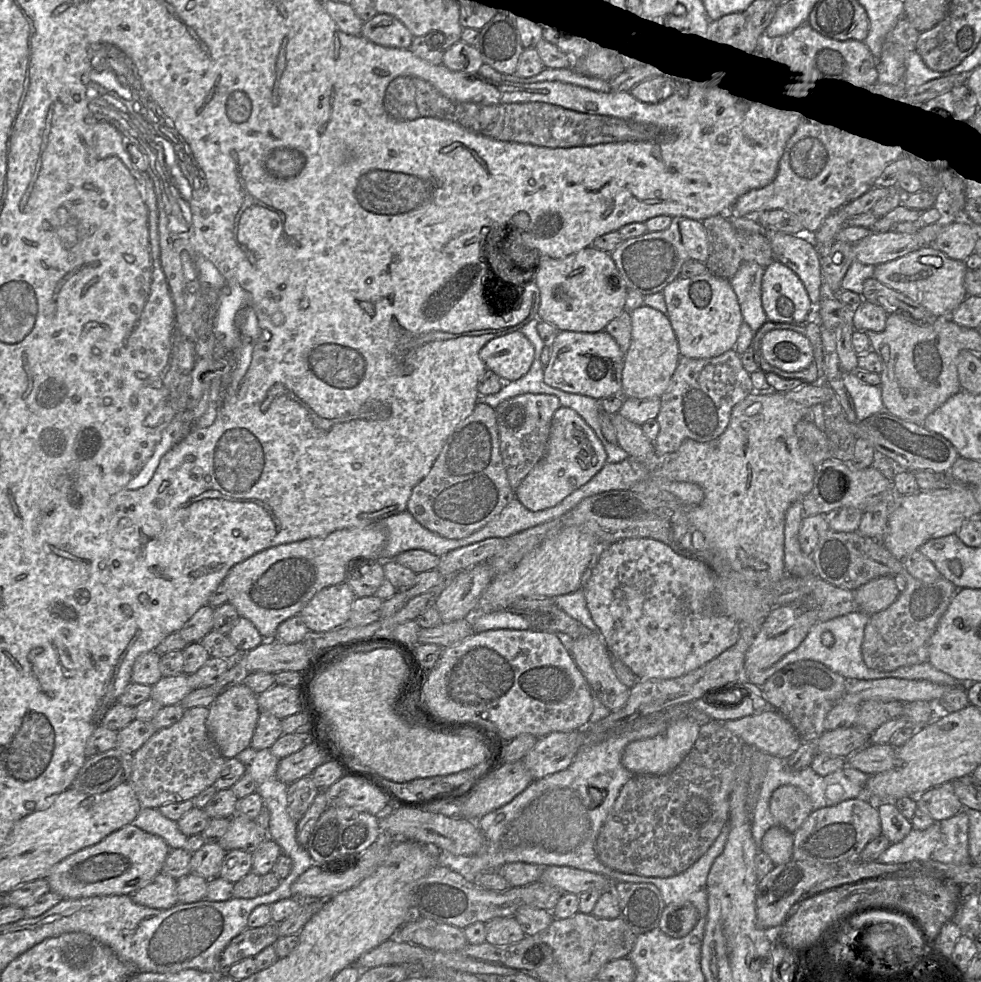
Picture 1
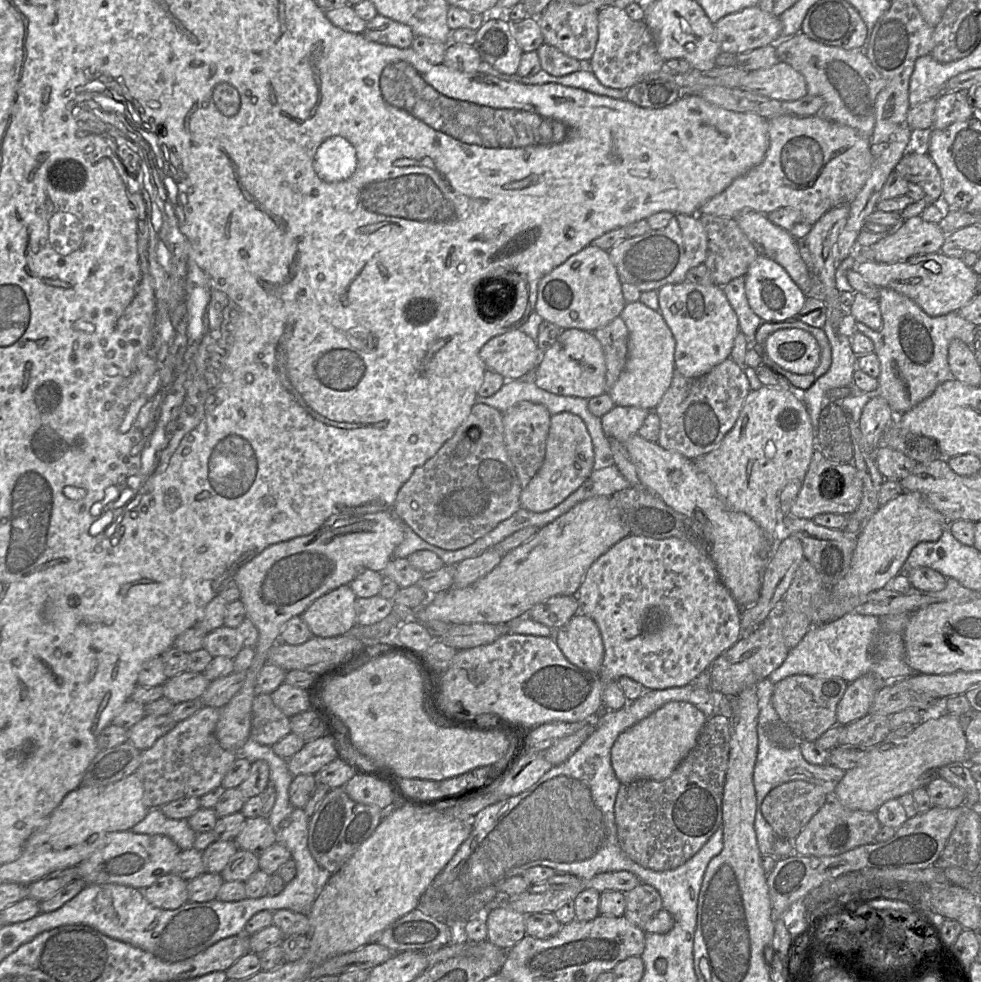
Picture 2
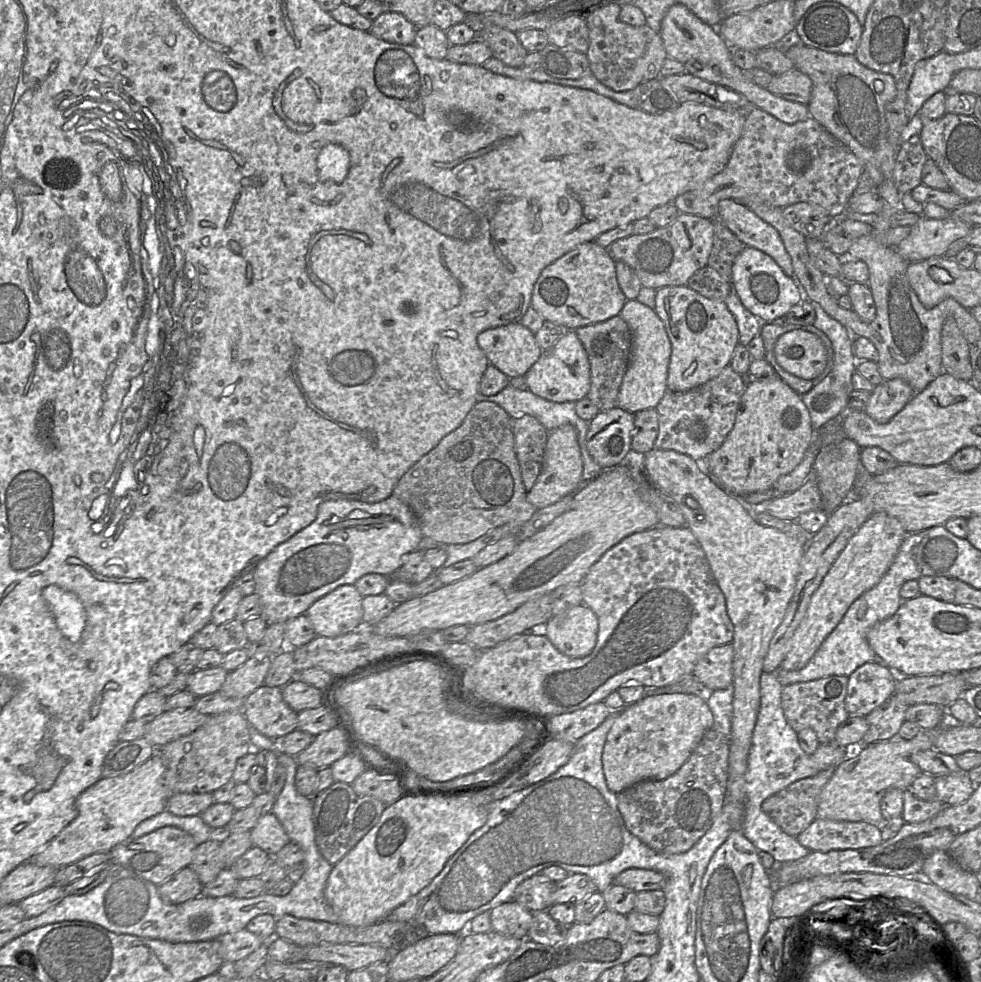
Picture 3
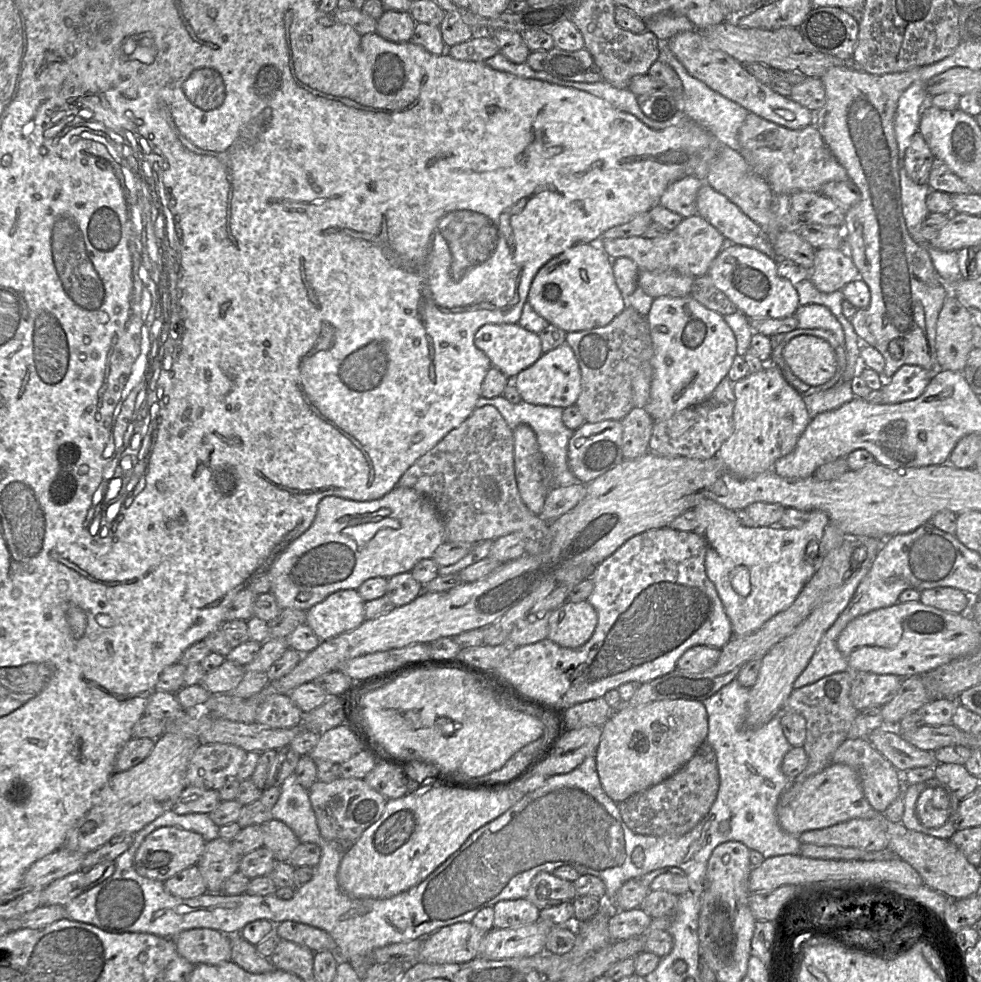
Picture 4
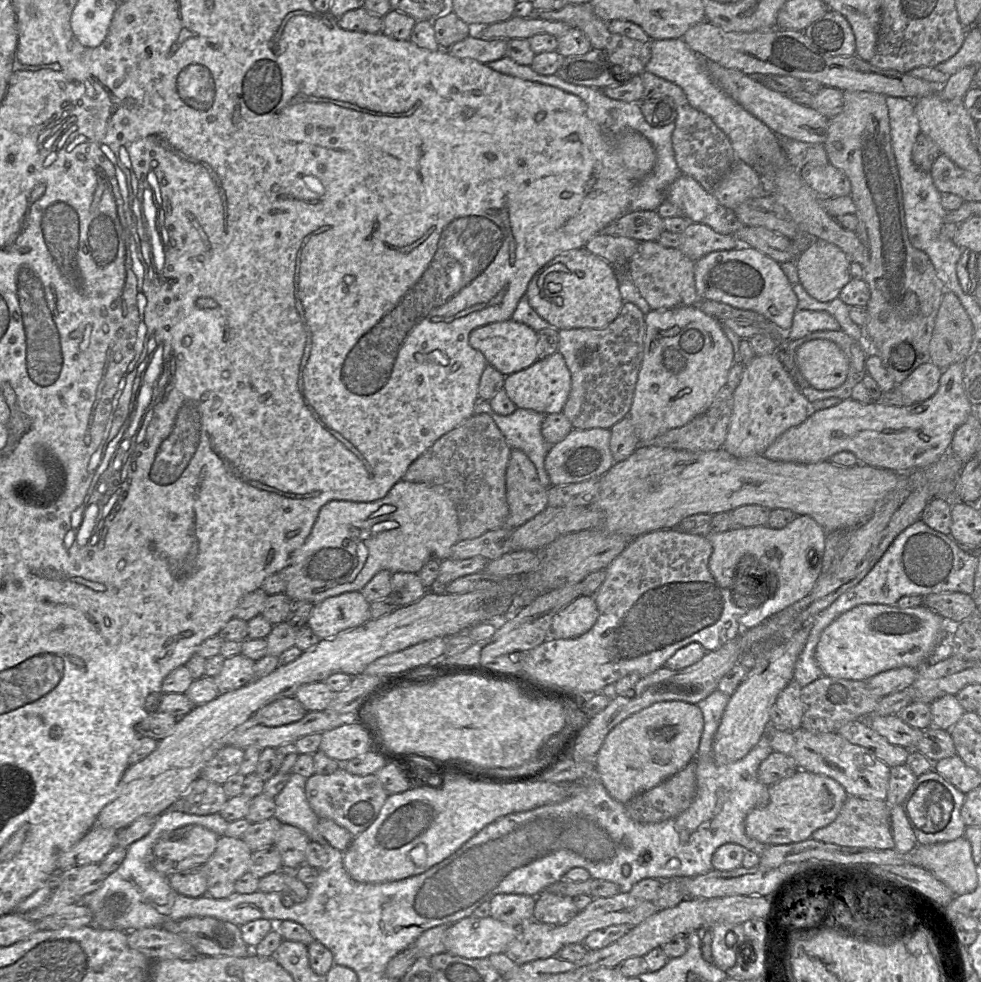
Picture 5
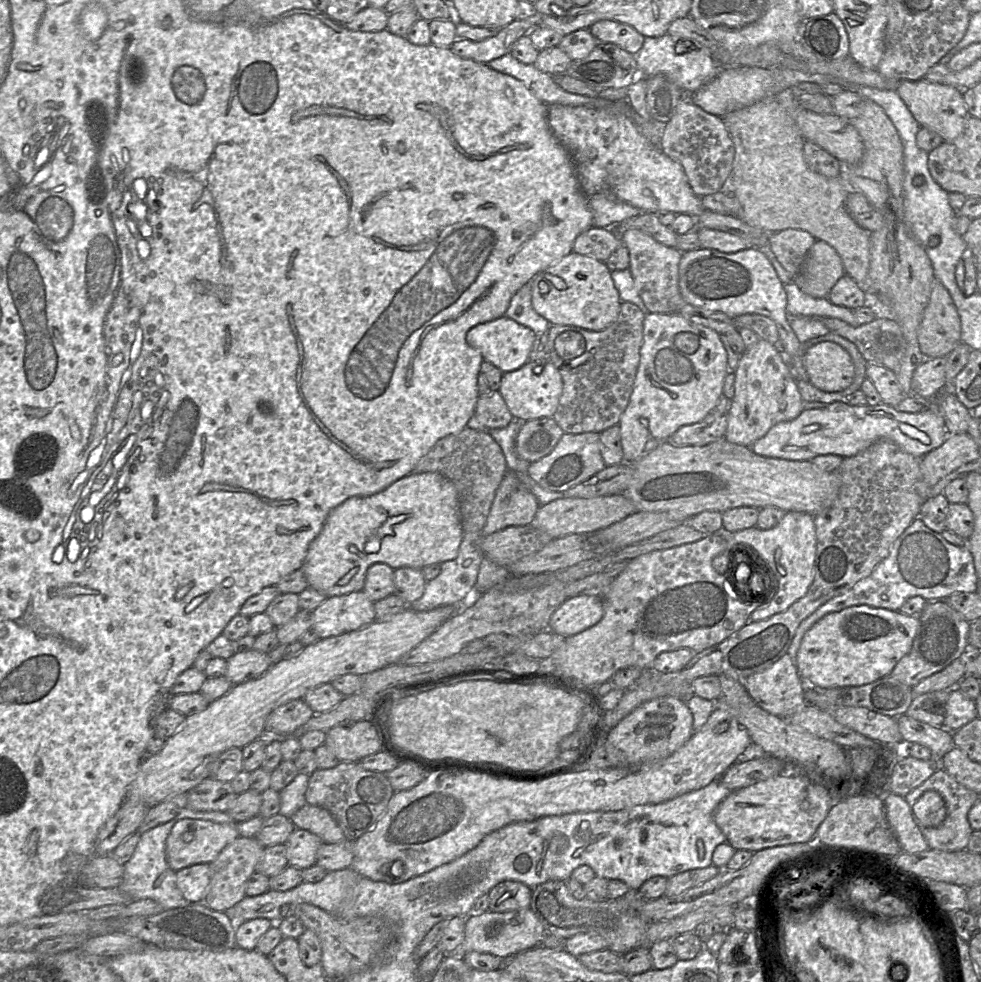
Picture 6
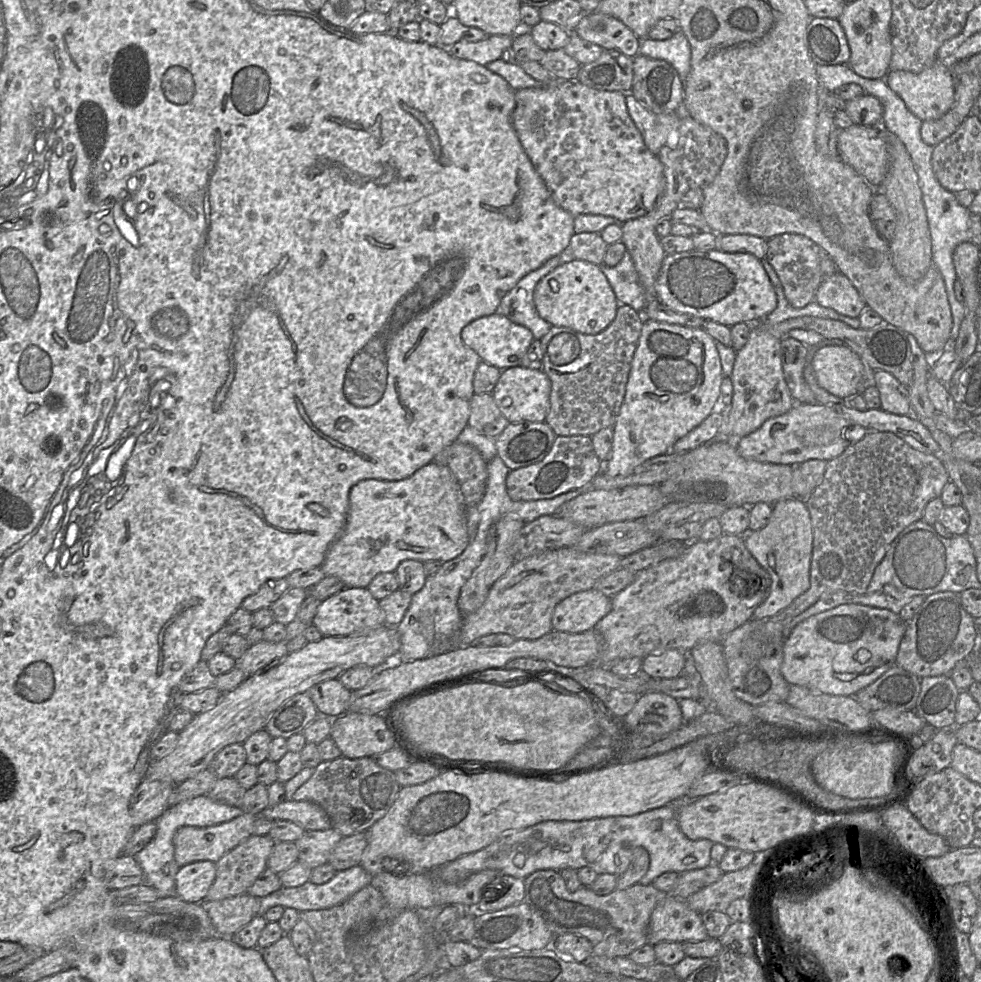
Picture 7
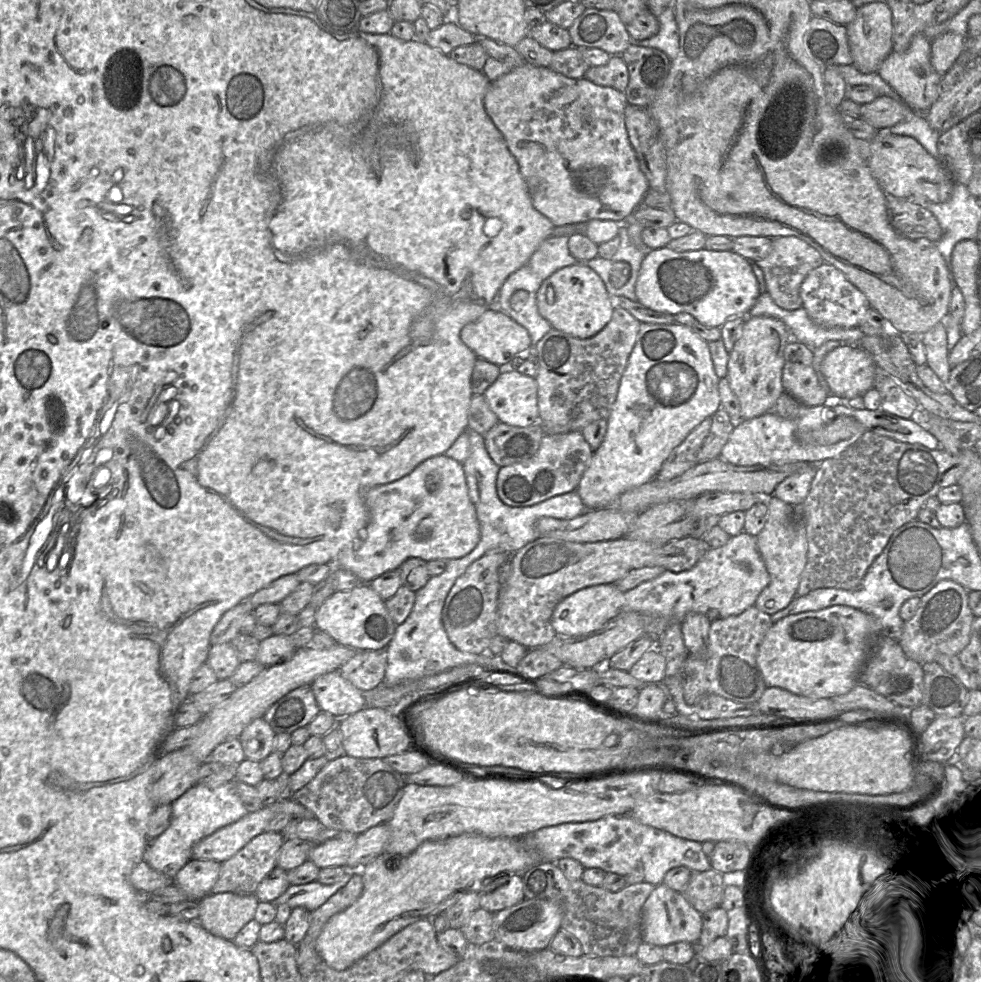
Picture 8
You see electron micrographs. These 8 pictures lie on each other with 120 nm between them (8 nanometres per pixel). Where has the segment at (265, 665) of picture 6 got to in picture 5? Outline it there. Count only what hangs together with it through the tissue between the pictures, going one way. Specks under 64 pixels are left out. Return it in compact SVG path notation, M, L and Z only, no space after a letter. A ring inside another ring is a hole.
M241 653L226 658L219 674L213 677L220 693L236 690L255 679L255 661Z

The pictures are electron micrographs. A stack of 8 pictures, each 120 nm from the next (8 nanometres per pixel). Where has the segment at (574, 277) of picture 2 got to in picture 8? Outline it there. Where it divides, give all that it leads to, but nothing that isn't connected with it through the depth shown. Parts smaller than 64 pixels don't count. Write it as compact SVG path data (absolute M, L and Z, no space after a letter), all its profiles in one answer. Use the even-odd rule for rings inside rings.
M578 262L557 270L543 281L537 292L537 308L555 330L587 339L608 324L615 304L601 277L586 263Z

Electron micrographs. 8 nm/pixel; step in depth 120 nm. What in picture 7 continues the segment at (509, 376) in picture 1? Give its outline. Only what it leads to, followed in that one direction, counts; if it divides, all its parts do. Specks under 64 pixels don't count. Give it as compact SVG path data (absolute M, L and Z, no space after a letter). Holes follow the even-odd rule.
M499 312L478 318L467 324L462 329L461 338L463 343L473 349L482 361L501 371L520 366L528 347L535 340L533 333L527 327L512 322Z

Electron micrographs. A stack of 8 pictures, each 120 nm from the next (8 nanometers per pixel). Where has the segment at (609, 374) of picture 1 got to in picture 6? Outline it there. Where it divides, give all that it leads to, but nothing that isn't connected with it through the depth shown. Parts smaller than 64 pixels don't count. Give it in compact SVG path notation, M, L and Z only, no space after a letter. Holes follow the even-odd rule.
M529 360L520 368L503 373L498 391L514 418L532 420L554 415L562 389L561 374L551 361L537 365Z

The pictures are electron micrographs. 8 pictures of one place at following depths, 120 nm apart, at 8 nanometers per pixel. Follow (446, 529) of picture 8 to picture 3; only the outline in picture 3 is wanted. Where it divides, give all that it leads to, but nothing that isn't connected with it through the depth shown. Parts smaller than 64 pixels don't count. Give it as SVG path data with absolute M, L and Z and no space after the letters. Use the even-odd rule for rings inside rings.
M395 495L378 502L363 502L349 499L331 499L318 506L314 521L276 546L253 568L255 592L262 608L262 617L267 625L287 623L303 615L318 599L342 585L354 585L369 573L389 576L402 566L402 557L417 550L423 535L418 520L410 507Z

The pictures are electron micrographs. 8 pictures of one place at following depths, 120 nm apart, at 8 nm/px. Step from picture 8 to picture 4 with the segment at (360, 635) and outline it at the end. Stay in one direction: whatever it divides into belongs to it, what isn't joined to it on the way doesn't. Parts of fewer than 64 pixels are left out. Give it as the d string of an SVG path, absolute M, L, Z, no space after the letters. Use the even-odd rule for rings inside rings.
M339 590L307 610L305 623L325 641L359 627L366 619L364 604L358 590Z

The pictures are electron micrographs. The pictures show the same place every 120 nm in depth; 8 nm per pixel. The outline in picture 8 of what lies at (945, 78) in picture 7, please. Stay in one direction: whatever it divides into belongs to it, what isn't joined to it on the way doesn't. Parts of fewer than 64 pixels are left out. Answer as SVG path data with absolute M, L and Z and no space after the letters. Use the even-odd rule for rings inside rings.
M923 33L916 34L903 53L892 51L882 62L878 74L914 112L926 114L940 95L940 75L931 64L931 41Z

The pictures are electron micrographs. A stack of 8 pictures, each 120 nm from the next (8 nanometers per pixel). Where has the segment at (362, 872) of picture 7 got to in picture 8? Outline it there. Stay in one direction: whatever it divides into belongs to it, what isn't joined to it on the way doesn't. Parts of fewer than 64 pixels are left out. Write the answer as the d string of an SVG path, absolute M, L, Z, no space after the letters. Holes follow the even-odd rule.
M347 871L345 876L332 885L323 885L318 881L302 885L290 885L285 893L278 897L275 905L287 904L292 909L306 908L312 912L322 906L336 892L345 887L354 871Z

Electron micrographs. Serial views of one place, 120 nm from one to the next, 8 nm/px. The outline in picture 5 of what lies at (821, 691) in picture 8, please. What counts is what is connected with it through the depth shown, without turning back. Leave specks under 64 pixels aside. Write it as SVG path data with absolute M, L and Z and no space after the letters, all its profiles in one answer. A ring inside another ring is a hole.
M862 604L843 613L822 632L816 646L815 658L823 676L846 680L868 680L887 670L924 665L945 635L946 620L924 605L899 608L896 605Z

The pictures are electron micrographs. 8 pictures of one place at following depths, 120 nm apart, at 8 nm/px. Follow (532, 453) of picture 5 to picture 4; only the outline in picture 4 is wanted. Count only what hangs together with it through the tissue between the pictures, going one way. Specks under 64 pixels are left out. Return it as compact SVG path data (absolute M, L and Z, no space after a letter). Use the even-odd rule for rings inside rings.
M503 395L493 398L480 396L476 401L476 408L485 405L494 406L512 430L514 430L519 424L527 424L533 429L547 469L548 488L569 486L579 483L579 480L571 472L568 464L568 442L573 435L574 430L567 428L562 421L564 408L536 405L527 403L523 400L518 403L511 403Z

